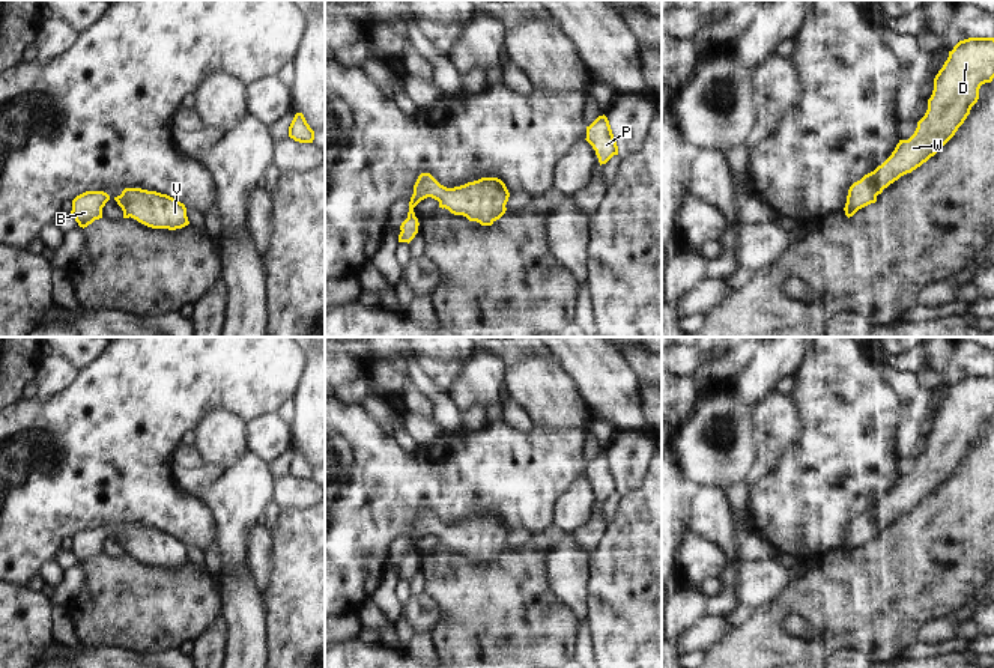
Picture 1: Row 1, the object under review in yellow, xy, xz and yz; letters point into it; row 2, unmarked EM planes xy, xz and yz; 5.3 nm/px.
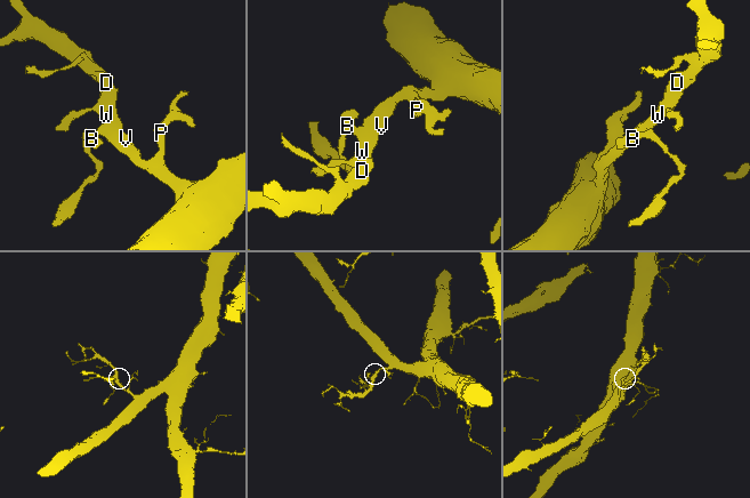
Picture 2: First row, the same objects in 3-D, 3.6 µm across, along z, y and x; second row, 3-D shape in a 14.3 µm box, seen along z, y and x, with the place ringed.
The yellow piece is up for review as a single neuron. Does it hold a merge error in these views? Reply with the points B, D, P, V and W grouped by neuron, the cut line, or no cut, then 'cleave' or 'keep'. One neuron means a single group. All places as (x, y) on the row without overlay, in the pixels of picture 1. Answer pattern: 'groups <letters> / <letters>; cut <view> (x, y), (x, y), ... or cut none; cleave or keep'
groups B D P V W; cut none; keep

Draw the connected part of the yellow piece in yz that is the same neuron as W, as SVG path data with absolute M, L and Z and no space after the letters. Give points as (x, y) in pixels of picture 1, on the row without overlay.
M994 375L959 378L934 415L928 447L908 477L899 477L892 492L874 509L854 519L845 552L875 540L877 533L901 513L911 510L944 483L979 436L979 426L994 415Z

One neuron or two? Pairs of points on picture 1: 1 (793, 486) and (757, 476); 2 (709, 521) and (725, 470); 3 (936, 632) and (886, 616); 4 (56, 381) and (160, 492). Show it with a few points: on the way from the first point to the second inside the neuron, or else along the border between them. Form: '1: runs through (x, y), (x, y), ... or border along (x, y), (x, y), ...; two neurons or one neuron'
1: border along (785, 449), (779, 462), (755, 485); two neurons
2: border along (725, 489), (698, 488), (692, 491); two neurons
3: border along (957, 614), (930, 622), (922, 629), (919, 640); two neurons
4: border along (83, 370), (66, 388), (47, 399), (36, 397); two neurons

